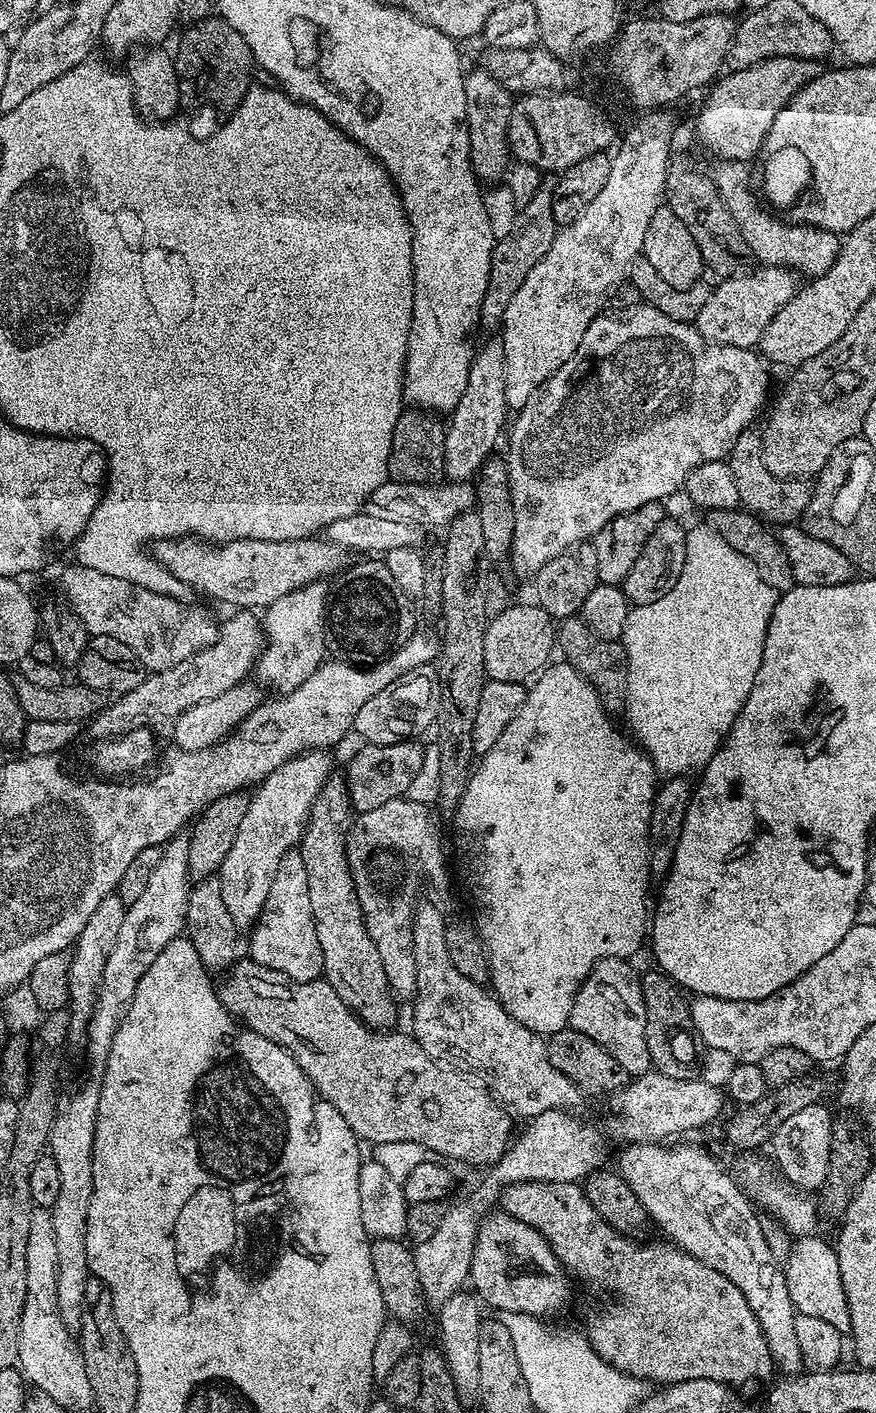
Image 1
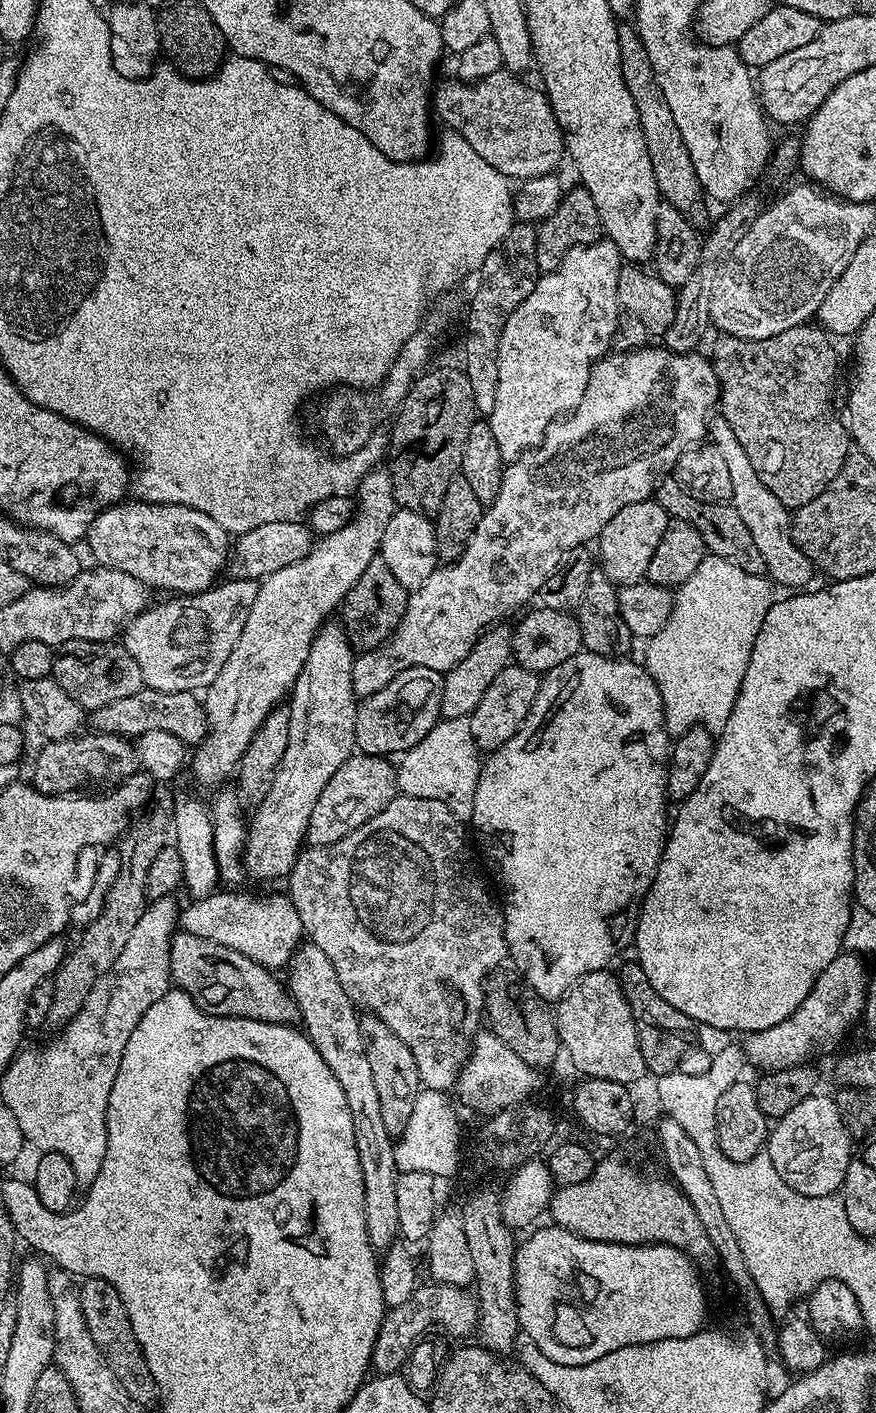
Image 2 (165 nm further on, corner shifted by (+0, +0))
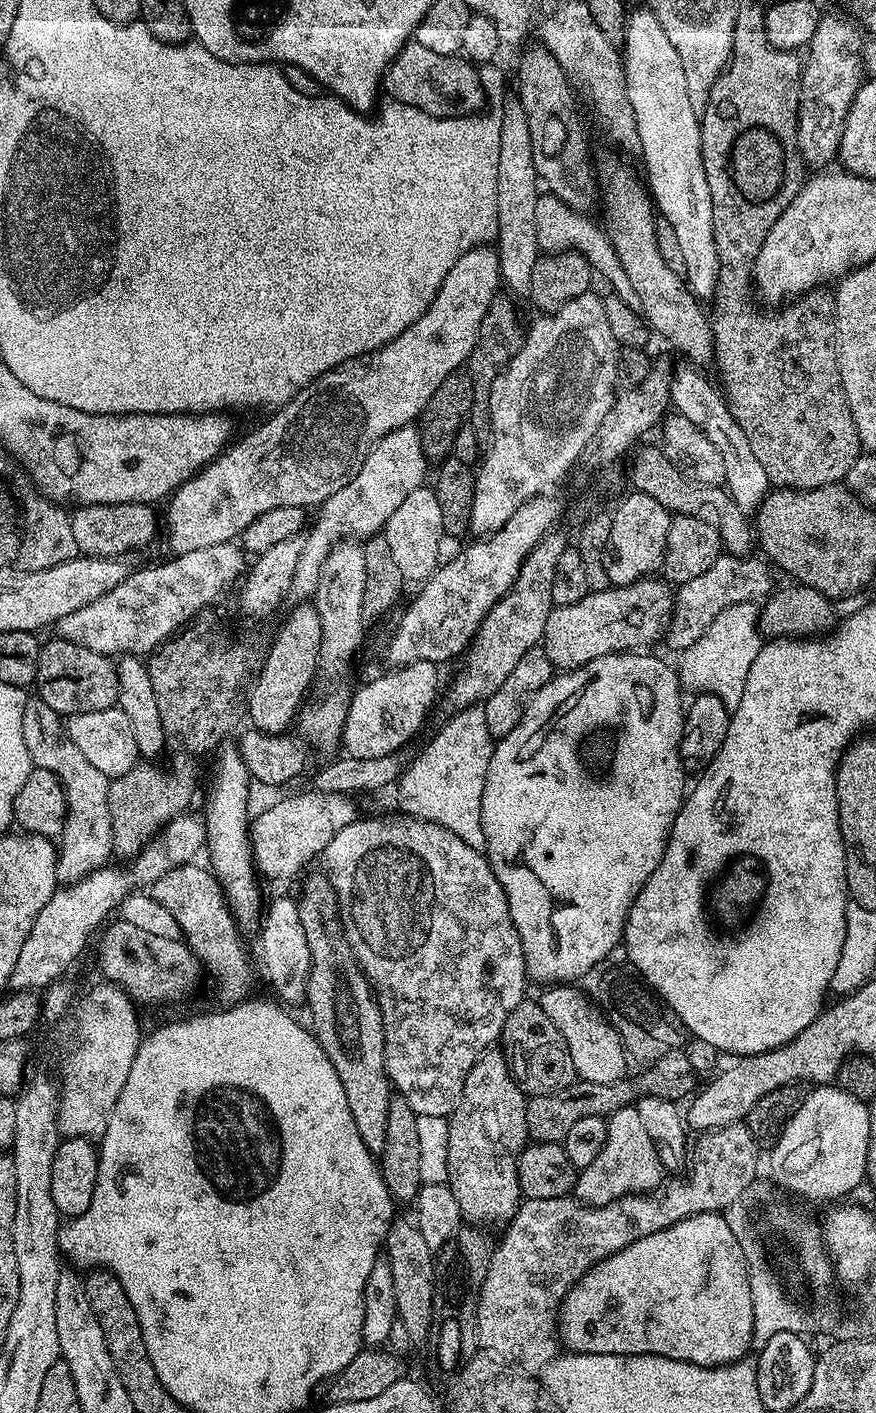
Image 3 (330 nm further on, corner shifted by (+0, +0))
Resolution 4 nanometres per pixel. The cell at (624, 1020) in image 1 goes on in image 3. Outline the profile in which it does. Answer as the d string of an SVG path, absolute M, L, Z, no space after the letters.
M571 983L557 984L541 992L544 993L538 996L538 1002L542 1010L546 1010L546 1018L550 1018L554 1026L558 1026L558 1034L562 1034L570 1050L570 1058L579 1079L609 1084L629 1075L630 1057L624 1050L619 1034L605 1017L604 1020L600 1017L599 1010L588 1001L587 994L580 986L573 986Z

